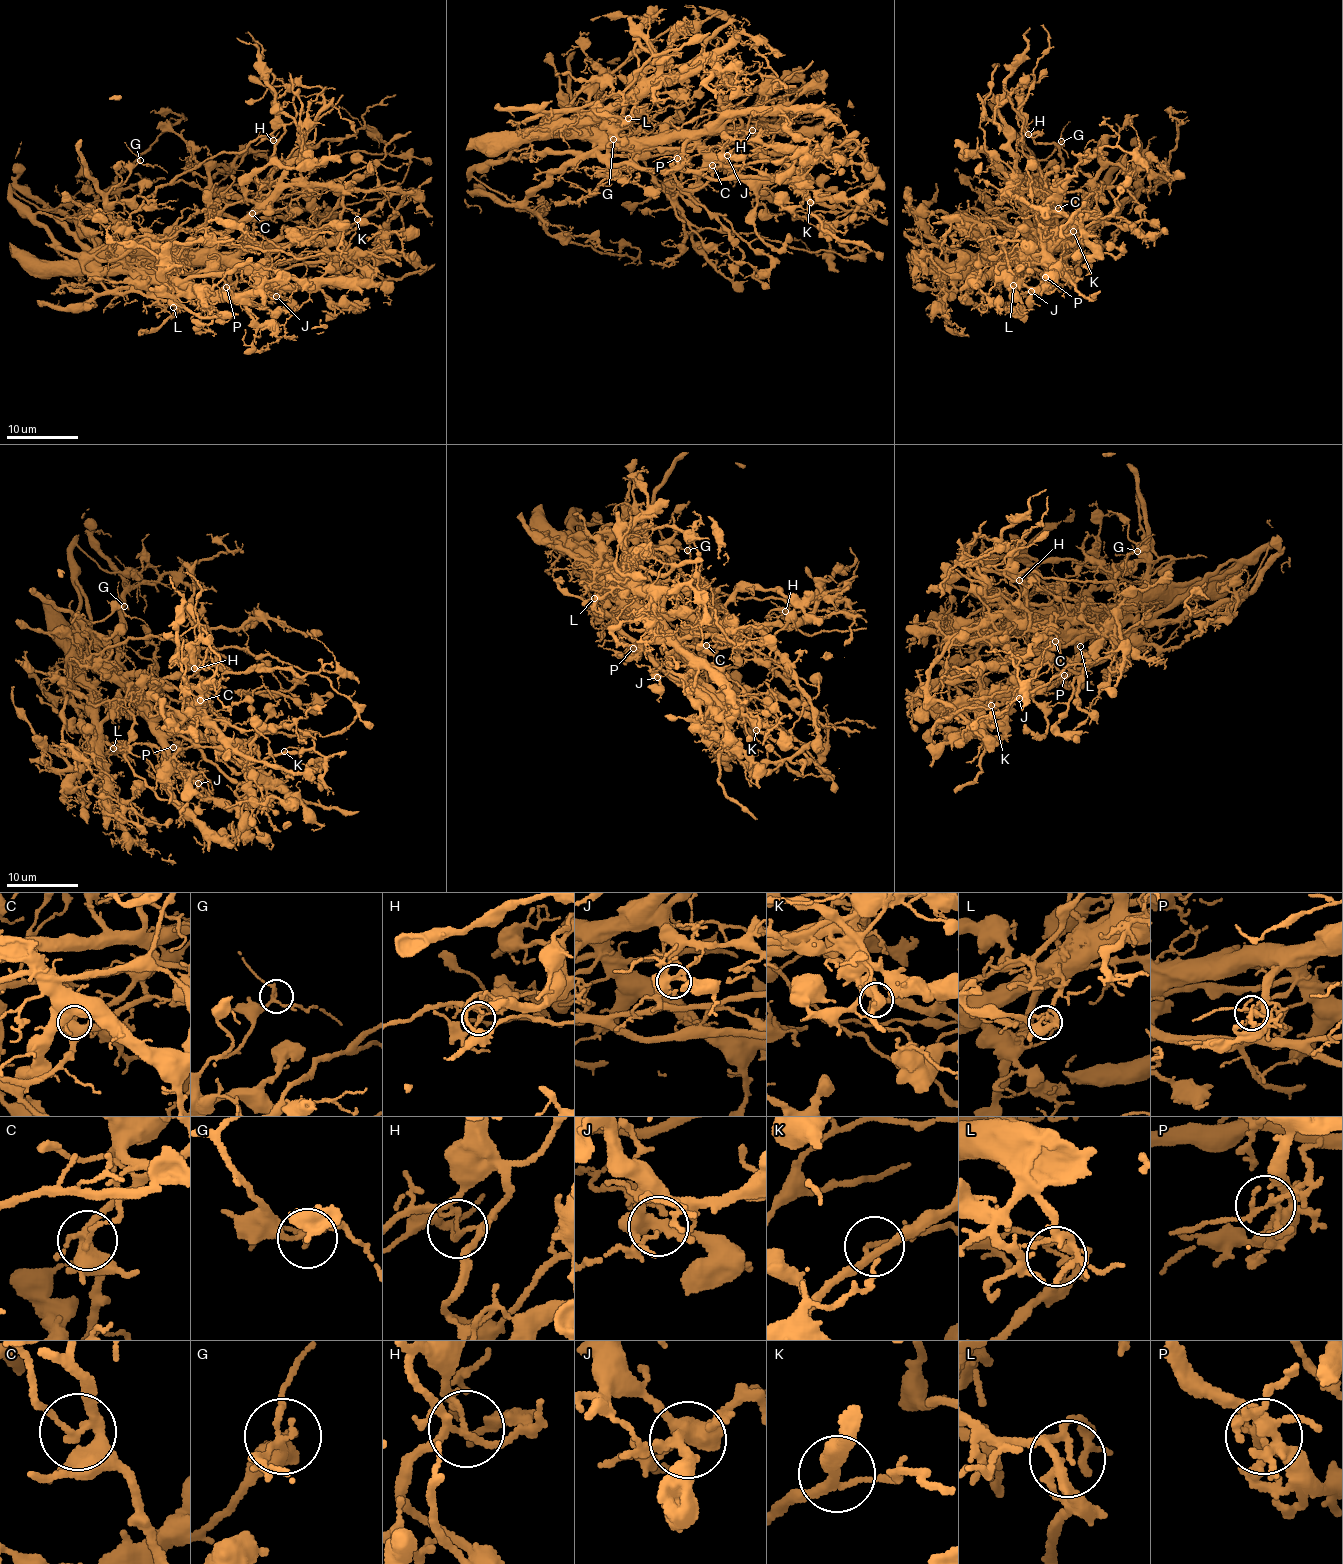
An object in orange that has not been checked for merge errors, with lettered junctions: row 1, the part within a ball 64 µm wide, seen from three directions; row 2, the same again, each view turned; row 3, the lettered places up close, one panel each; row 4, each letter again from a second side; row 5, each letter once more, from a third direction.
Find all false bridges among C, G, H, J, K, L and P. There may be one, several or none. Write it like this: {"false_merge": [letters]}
{"false_merge": ["C", "H"]}

